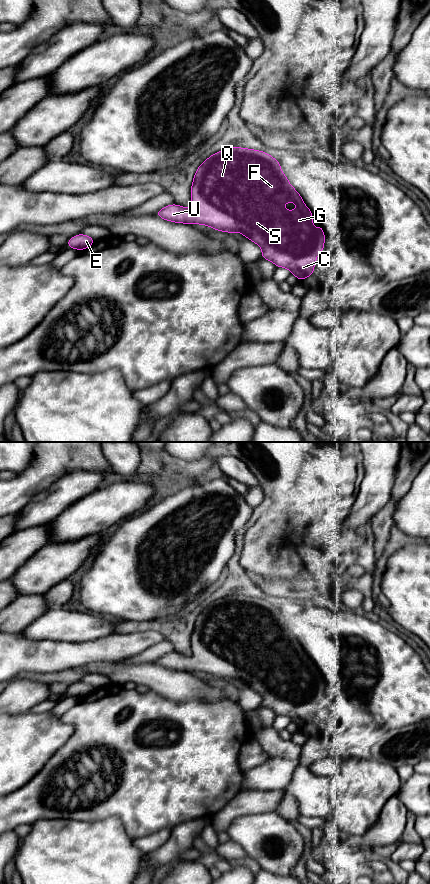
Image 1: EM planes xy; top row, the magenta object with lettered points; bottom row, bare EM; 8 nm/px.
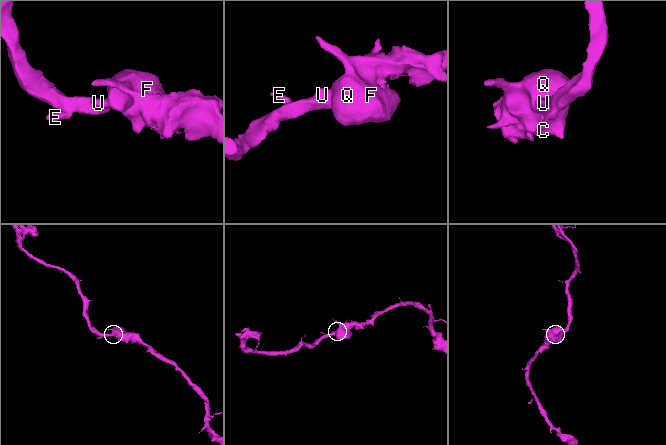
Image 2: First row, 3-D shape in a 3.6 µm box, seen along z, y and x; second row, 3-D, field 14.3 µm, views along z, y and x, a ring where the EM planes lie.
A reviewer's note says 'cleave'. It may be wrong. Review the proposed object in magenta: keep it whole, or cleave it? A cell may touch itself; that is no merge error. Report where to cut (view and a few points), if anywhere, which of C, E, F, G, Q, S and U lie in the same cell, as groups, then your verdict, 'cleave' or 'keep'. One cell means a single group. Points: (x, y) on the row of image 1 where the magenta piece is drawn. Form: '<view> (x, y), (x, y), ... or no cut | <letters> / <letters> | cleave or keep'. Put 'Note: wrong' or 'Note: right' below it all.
no cut | C E F G Q S U | keep
Note: wrong

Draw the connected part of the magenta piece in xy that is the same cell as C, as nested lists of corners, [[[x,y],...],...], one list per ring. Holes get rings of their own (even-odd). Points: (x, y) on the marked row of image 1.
[[[231,147],[217,152],[205,160],[197,169],[191,187],[191,208],[180,205],[169,205],[160,209],[157,216],[162,219],[187,224],[203,224],[218,231],[230,233],[240,232],[262,248],[262,258],[272,261],[277,267],[288,268],[300,281],[314,273],[317,255],[325,246],[325,234],[320,224],[314,232],[310,209],[304,205],[299,193],[290,185],[282,173],[279,161],[266,152],[248,148]],[[296,202],[295,211],[287,211],[282,204]]]

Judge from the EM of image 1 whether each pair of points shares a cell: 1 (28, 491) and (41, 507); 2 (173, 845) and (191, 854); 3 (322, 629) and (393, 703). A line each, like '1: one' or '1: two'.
1: two
2: two
3: one

